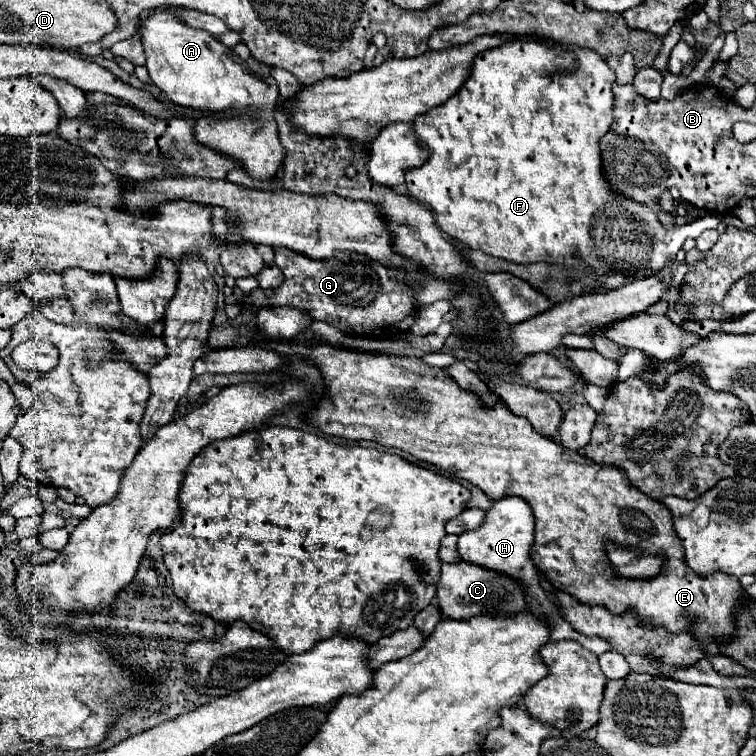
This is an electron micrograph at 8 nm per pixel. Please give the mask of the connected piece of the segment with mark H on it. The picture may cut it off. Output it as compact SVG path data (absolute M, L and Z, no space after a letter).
M504 497L504 499L492 503L490 511L486 513L486 517L482 521L482 527L478 527L474 531L466 531L458 537L458 553L468 563L498 571L502 575L510 575L514 581L518 581L526 589L524 595L526 595L528 603L532 605L530 609L536 609L540 615L544 615L544 619L548 623L552 623L552 639L554 641L574 639L596 655L602 655L602 653L610 651L608 641L604 641L600 637L584 637L584 635L576 633L570 627L570 623L558 615L556 607L548 601L546 593L542 591L542 587L538 583L538 573L536 573L536 567L530 559L532 543L534 543L534 515L530 511L530 505L526 505L520 497Z

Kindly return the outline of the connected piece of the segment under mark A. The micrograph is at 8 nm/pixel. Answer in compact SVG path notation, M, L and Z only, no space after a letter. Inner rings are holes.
M156 9L140 27L142 45L146 51L146 67L150 81L174 105L182 105L208 115L192 117L194 137L212 151L222 151L238 159L246 173L258 181L278 177L284 163L286 149L278 139L274 109L278 103L278 87L272 81L256 77L246 61L242 61L230 47L218 43L210 33L186 27L168 9ZM234 111L232 117L224 119Z

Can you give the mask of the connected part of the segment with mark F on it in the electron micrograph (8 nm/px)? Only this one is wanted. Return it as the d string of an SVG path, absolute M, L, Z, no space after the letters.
M522 37L522 39L508 41L508 43L504 43L496 49L488 49L488 51L480 53L474 59L474 67L472 67L472 73L466 79L466 83L446 103L430 109L428 113L416 117L416 121L414 121L416 137L430 151L430 159L422 167L416 167L416 169L406 173L406 185L410 189L410 195L416 201L430 207L430 211L436 217L436 223L440 225L440 229L450 239L460 241L462 245L466 245L470 249L480 249L480 251L484 251L492 257L500 257L500 259L506 259L506 261L512 261L512 263L540 263L540 261L544 261L544 263L560 265L560 267L574 271L574 273L576 271L578 273L618 271L622 275L634 273L632 275L634 279L648 277L650 273L664 267L668 257L676 255L688 237L696 239L702 231L716 229L716 225L722 221L722 217L708 213L706 217L700 217L700 219L696 219L696 221L692 221L690 225L684 225L684 227L680 227L680 225L662 227L662 223L656 219L656 215L654 215L654 211L650 211L650 207L646 207L642 203L634 203L634 201L626 199L624 195L618 195L610 187L610 183L604 177L604 169L602 169L600 139L610 131L610 125L614 121L614 115L612 115L612 103L614 103L612 83L614 81L616 81L614 71L592 49L576 49L576 51L558 49L556 51L554 47L550 47L542 41Z

